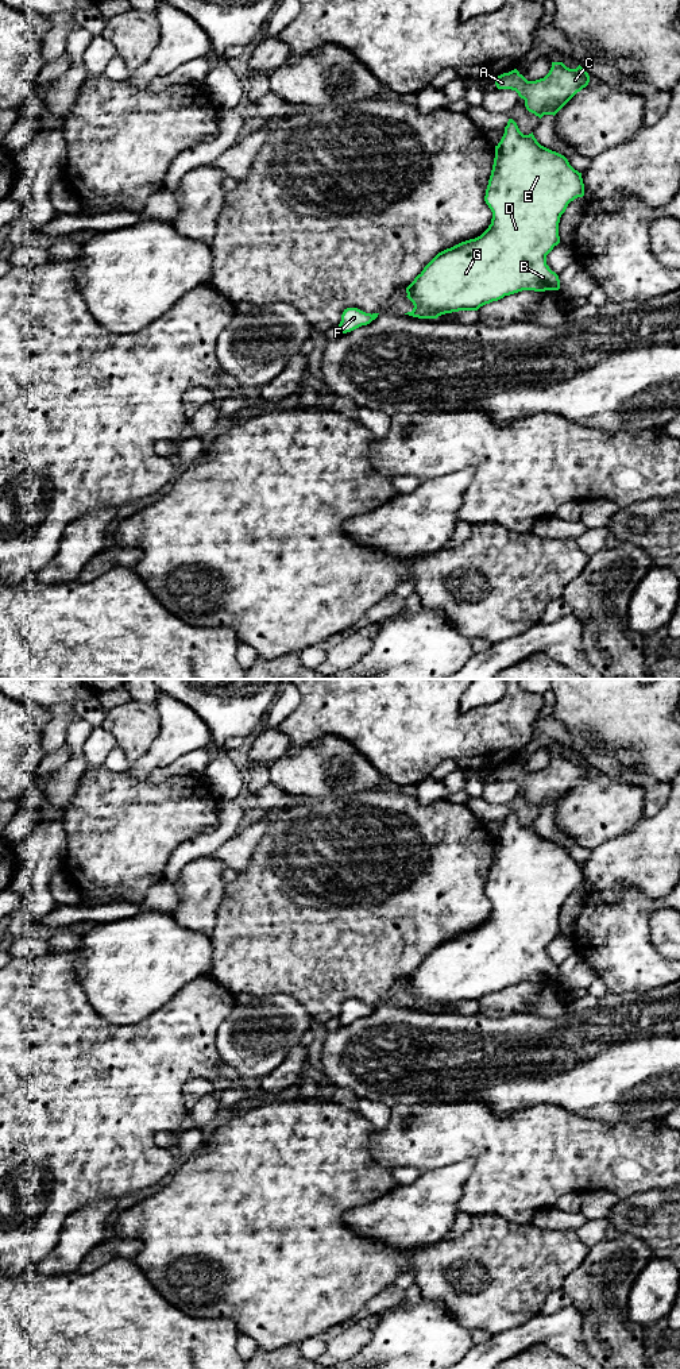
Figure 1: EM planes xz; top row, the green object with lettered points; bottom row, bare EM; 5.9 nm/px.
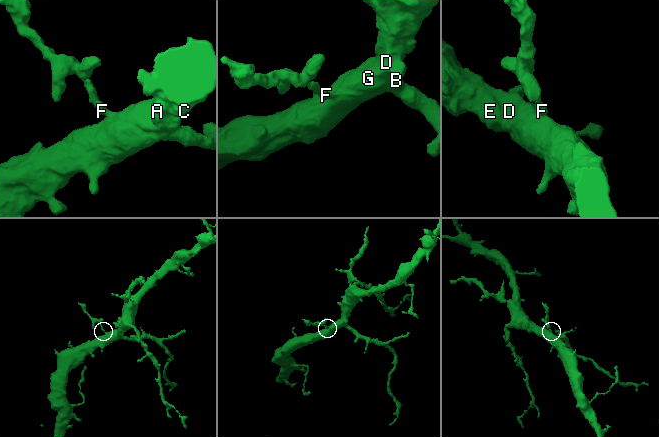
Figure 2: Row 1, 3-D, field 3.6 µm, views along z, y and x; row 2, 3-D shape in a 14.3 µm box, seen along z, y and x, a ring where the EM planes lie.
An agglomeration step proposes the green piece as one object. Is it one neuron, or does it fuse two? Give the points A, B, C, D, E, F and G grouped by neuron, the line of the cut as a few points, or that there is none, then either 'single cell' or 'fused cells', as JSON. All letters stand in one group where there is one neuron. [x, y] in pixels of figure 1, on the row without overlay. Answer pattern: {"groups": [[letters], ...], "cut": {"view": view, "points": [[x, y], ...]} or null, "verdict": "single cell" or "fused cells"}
{"groups": [["A", "B", "C", "D", "E", "F", "G"]], "cut": null, "verdict": "single cell"}

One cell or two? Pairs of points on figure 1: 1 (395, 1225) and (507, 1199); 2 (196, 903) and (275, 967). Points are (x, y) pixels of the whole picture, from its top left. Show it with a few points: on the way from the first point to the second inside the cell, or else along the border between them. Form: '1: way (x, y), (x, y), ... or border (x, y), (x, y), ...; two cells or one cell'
1: border (466, 1179), (458, 1210); two cells
2: border (224, 887), (216, 925), (209, 936); two cells

